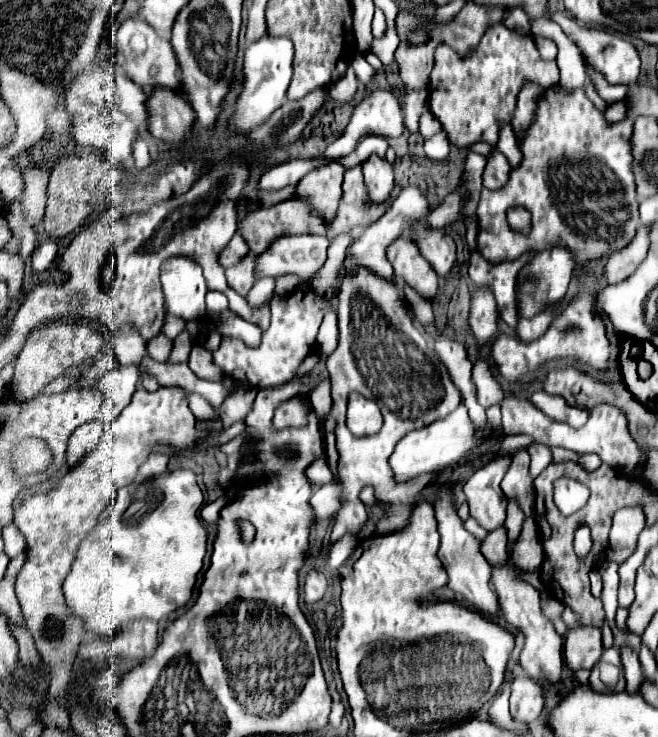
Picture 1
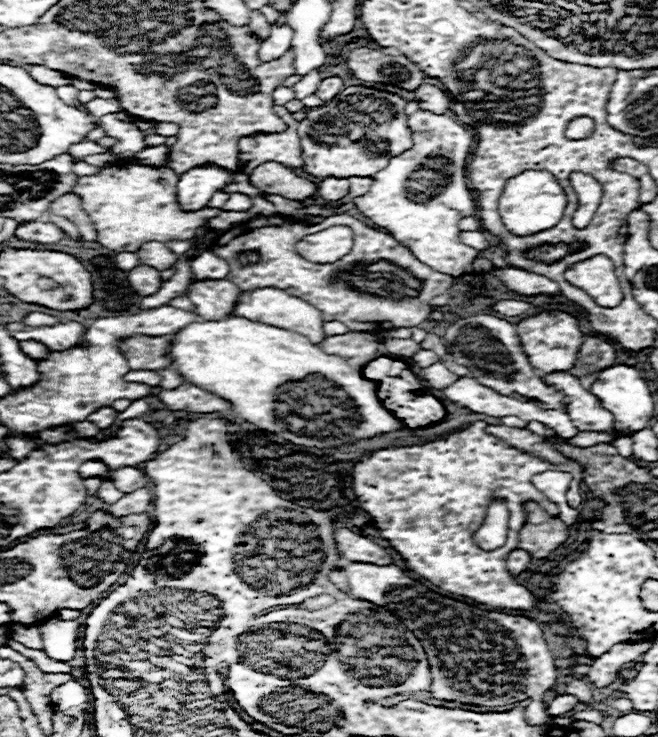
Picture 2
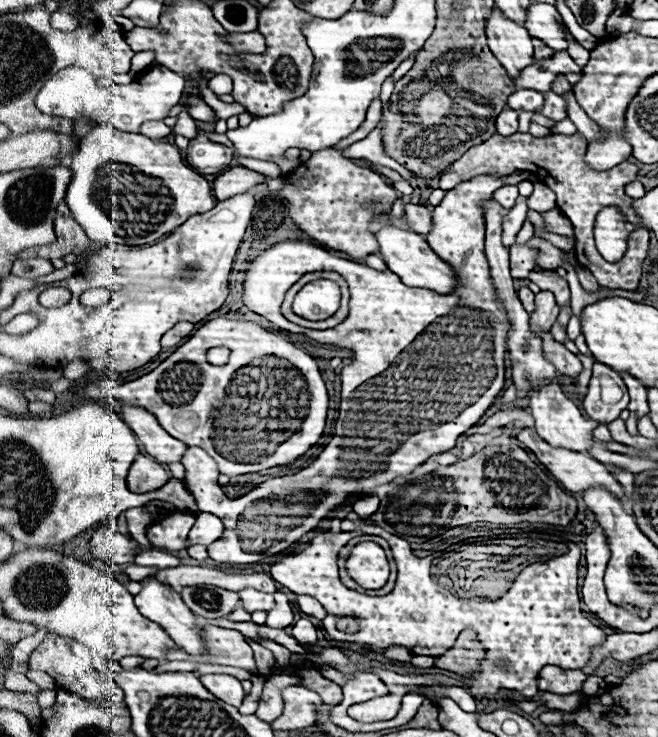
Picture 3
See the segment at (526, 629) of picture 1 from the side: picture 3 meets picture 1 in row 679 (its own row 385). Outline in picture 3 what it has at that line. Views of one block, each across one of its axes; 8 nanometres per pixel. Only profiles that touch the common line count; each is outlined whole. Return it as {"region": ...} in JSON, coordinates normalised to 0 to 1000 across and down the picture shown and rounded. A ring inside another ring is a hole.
{"region":[[[833,516],[827,521],[815,521],[805,532],[805,556],[815,570],[815,586],[842,605],[866,608],[872,613],[891,613],[903,605],[900,600],[900,583],[909,578],[903,570],[891,570],[881,559],[881,554],[854,532],[851,521],[845,516]]]}

